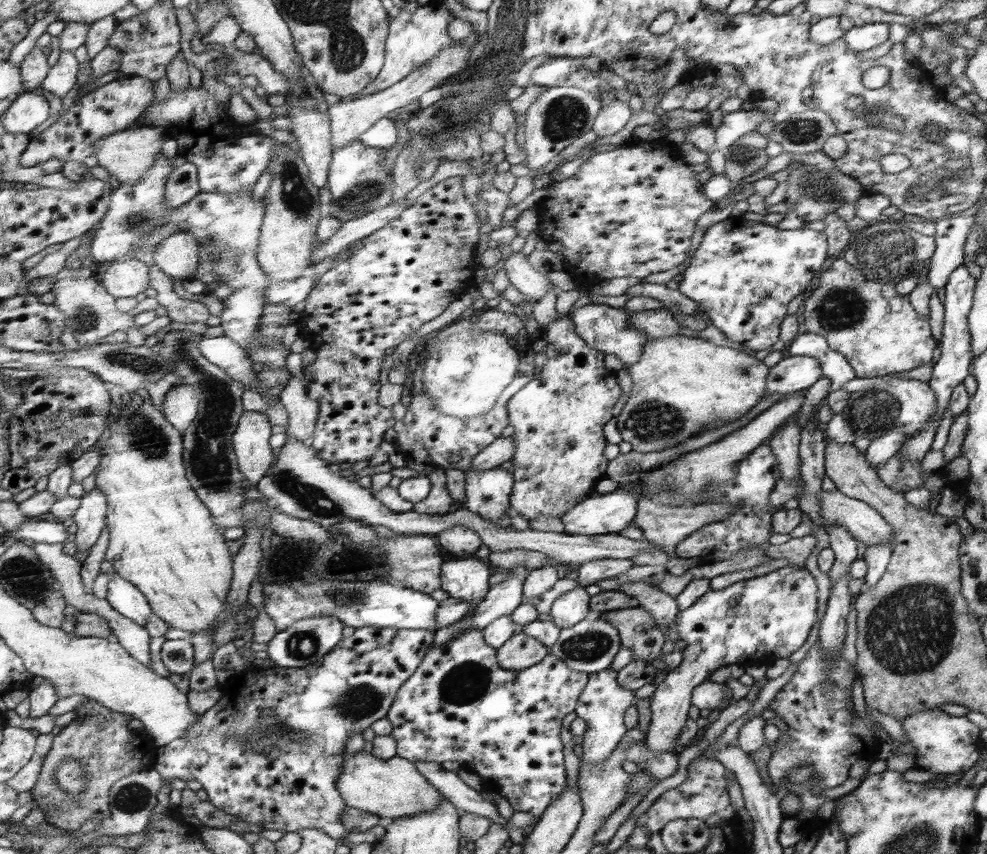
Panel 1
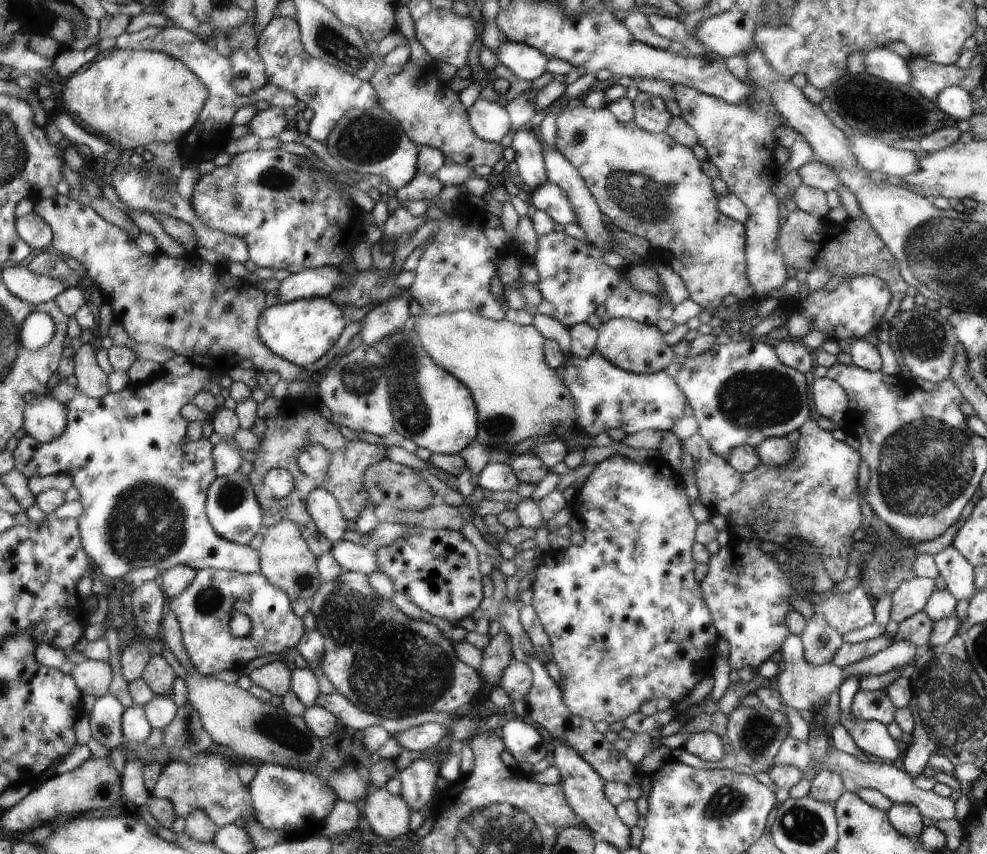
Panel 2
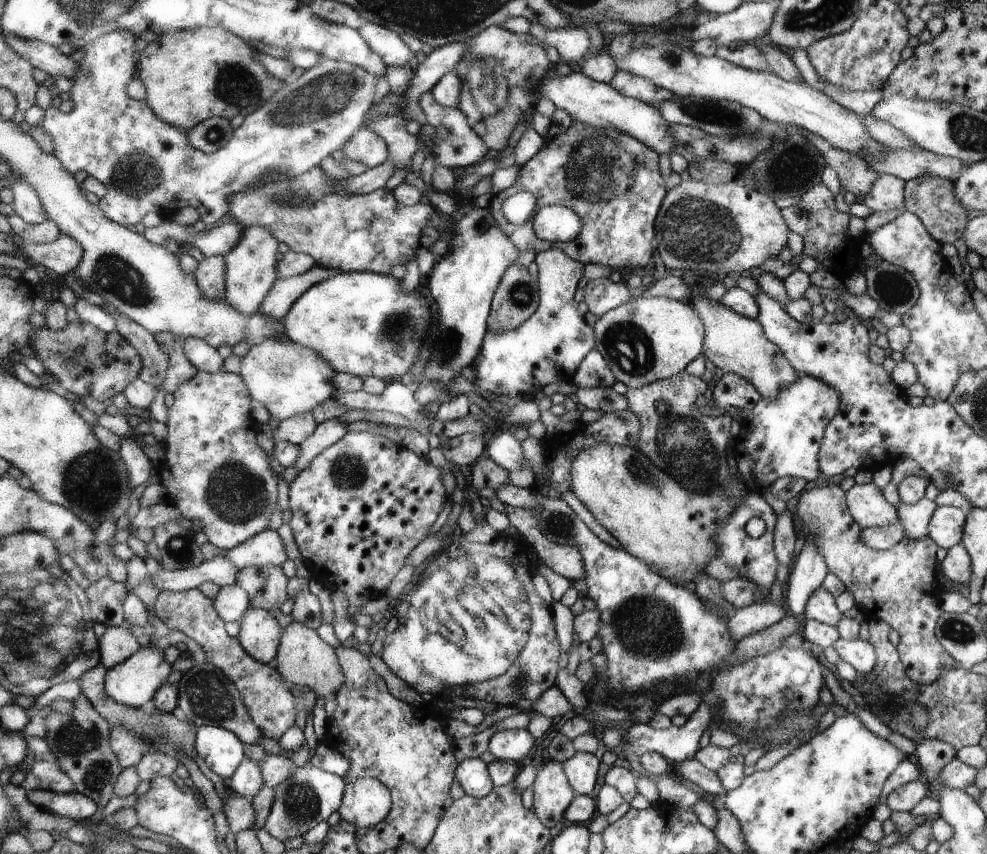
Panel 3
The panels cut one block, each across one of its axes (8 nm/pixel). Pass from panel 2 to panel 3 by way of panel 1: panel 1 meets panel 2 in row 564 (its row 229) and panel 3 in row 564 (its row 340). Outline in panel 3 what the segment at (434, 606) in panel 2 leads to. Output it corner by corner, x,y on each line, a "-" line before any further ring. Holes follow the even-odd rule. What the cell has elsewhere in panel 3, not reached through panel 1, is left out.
350,432
347,433
341,440
338,440
333,446
326,448
324,452
318,454
312,462
298,474
296,480
289,484
290,492
290,513
288,515
288,524
292,528
292,536
296,541
296,546
300,550
305,562
308,562
308,567
311,571
311,578
317,579
326,588
331,591
338,590
344,592
348,598
348,618
352,622
356,622
358,616
362,616
361,607
369,600
377,596
386,595
388,586
393,584
396,574
406,567
406,558
408,554
420,544
422,538
426,538
426,532
430,530
438,518
438,512
442,510
444,502
446,502
446,488
440,480
442,476
442,468
434,468
426,458
406,450
406,446
398,442
393,442
389,438
382,436
382,434
374,434
369,432

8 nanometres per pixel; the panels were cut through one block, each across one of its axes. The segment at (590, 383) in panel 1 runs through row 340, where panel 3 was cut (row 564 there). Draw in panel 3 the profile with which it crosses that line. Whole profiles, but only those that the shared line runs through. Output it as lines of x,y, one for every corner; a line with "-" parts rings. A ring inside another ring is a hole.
506,505
509,526
517,530
520,541
535,553
547,567
570,582
584,581
583,556
573,544
558,544
543,532
536,512

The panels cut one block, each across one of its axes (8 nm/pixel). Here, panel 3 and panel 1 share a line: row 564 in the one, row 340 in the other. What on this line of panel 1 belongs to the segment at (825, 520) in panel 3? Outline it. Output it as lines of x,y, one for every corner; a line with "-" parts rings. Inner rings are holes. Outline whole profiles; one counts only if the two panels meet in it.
839,257
824,275
820,276
818,287
810,290
804,300
804,330
820,334
826,338
828,346
848,359
858,378
876,378
896,372
908,372
924,366
932,360
932,350
936,340
930,334
928,315
918,314
911,305
908,295
902,295
903,307
897,313
888,313
890,298
896,298
899,292
895,284
880,284
867,280
860,270
856,270

